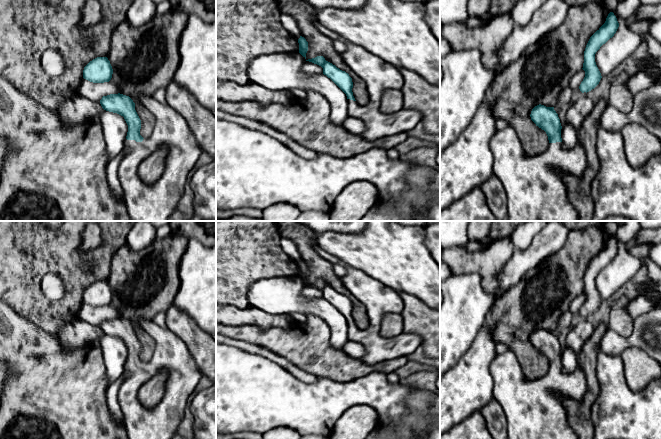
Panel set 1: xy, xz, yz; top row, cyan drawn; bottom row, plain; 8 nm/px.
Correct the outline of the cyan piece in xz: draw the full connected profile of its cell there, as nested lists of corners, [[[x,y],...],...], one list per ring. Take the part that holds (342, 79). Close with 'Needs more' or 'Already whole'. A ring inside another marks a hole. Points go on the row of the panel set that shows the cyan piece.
[[[346,42],[347,50],[341,53],[350,69],[367,85],[369,101],[361,106],[352,92],[352,78],[340,70],[323,56],[306,61],[323,68],[323,74],[330,78],[347,96],[349,116],[362,119],[366,130],[361,136],[366,140],[376,140],[384,136],[392,136],[400,132],[408,133],[421,122],[421,113],[415,109],[403,108],[392,113],[379,110],[381,96],[385,90],[403,87],[403,78],[398,68],[385,62],[365,49]]]. Needs more

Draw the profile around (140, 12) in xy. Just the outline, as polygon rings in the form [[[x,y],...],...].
[[[134,0],[126,13],[126,21],[134,27],[151,21],[156,15],[157,3],[152,0]]]

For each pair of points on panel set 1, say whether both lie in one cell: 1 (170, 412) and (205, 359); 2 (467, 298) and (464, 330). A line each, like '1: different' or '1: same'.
1: different
2: same

